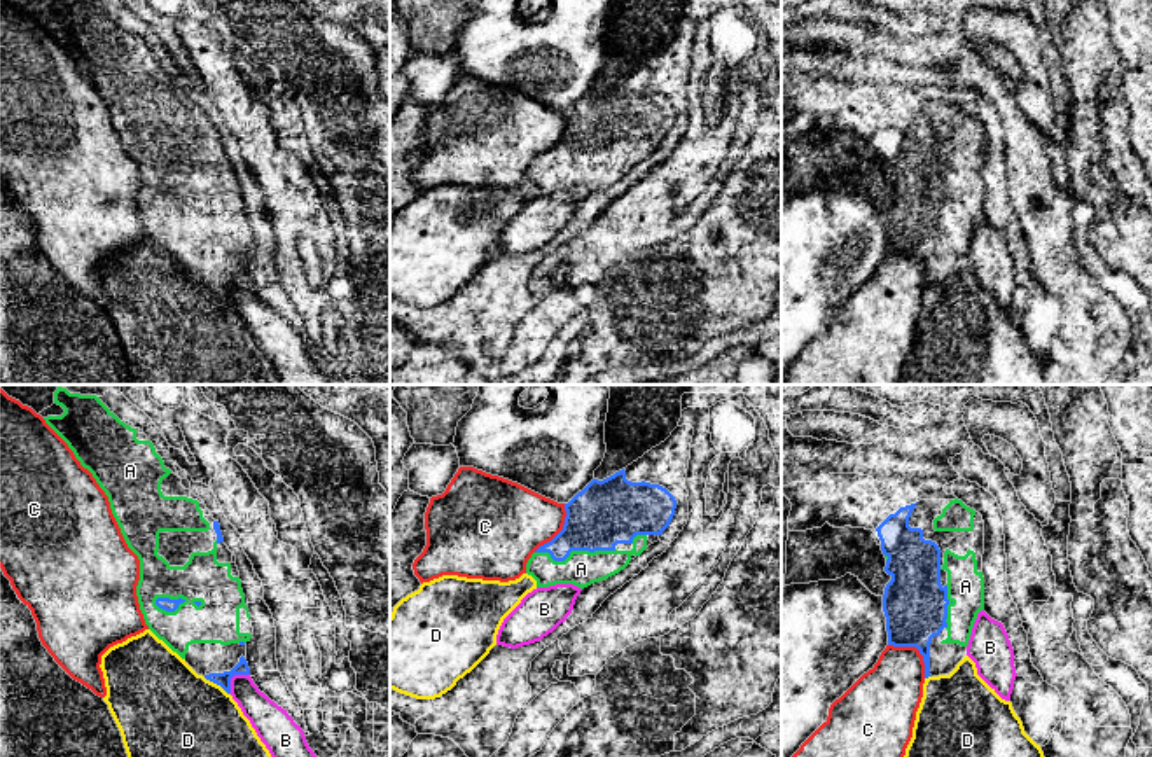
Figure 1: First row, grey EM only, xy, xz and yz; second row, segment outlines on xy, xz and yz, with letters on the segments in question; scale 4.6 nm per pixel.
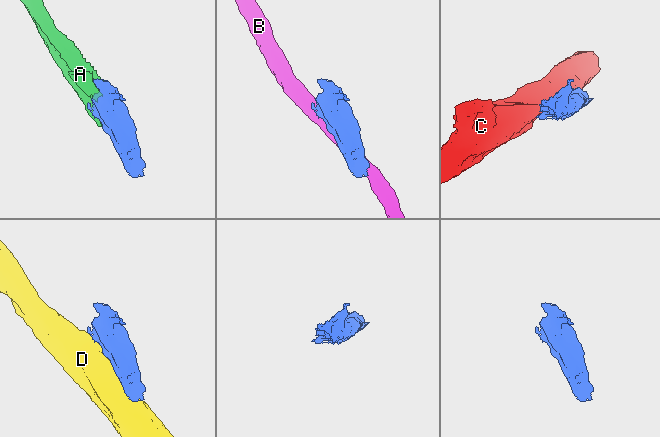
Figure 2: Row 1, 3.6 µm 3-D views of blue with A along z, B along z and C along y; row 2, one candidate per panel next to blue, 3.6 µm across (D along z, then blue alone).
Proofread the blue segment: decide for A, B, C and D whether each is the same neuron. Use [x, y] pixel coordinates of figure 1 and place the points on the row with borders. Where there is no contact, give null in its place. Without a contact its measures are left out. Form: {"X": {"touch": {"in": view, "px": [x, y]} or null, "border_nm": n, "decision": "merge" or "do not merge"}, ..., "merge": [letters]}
{"A": {"touch": {"in": "xz", "px": [576, 549]}, "border_nm": 380, "decision": "merge"}, "B": {"touch": {"in": "xy", "px": [233, 675]}, "border_nm": 130, "decision": "do not merge"}, "C": {"touch": {"in": "yz", "px": [916, 647]}, "border_nm": 240, "decision": "do not merge"}, "D": {"touch": {"in": "xy", "px": [217, 684]}, "border_nm": 150, "decision": "do not merge"}, "merge": ["A"]}

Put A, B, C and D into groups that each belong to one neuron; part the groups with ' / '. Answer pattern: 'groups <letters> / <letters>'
groups A / B / C / D

